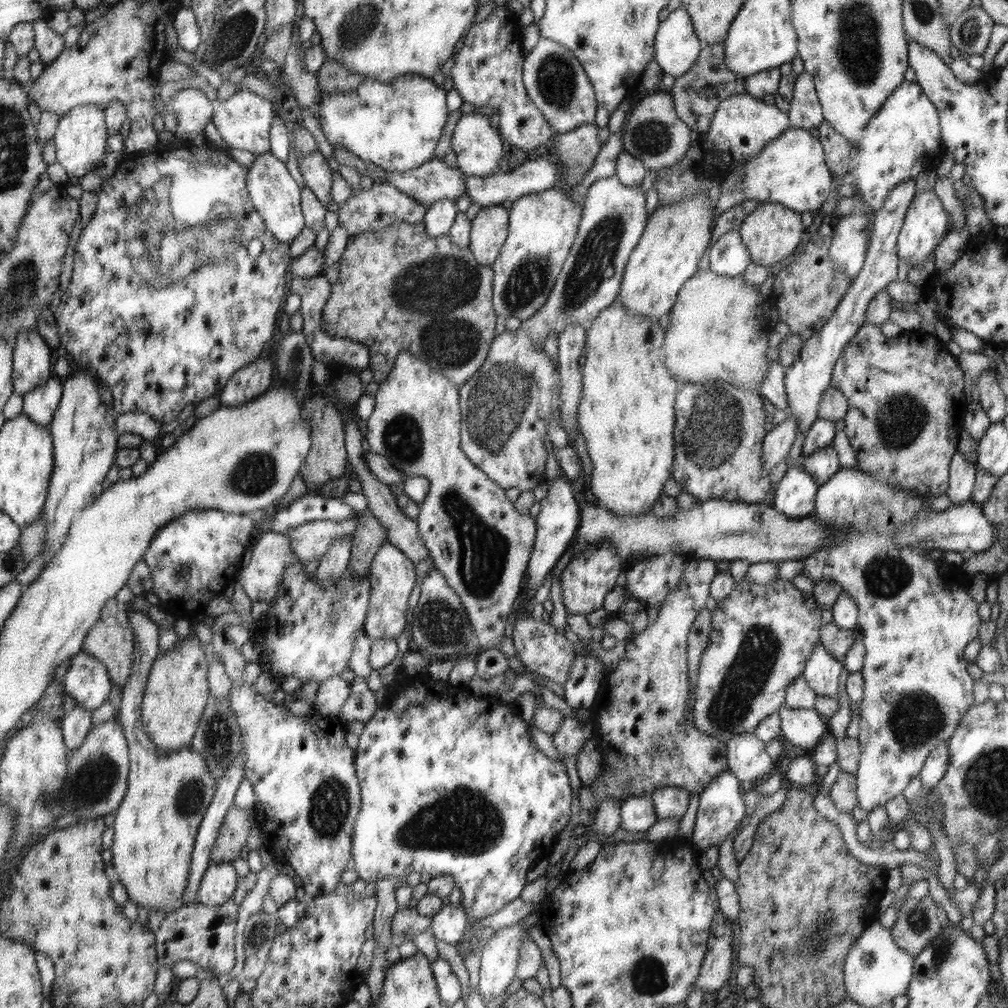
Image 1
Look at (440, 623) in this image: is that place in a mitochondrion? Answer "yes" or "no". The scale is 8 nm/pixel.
yes

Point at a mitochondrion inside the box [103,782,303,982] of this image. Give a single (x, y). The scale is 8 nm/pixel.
(258, 934)

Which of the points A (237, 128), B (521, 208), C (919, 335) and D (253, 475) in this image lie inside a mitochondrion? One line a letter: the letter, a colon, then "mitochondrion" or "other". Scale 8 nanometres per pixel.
A: other
B: other
C: other
D: mitochondrion

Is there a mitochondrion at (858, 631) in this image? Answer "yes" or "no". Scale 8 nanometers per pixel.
no

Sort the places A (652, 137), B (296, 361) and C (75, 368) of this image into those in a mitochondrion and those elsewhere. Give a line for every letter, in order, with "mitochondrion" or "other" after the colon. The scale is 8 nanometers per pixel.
A: mitochondrion
B: mitochondrion
C: other

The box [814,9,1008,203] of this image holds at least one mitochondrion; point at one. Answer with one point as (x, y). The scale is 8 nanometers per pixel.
(968, 32)

